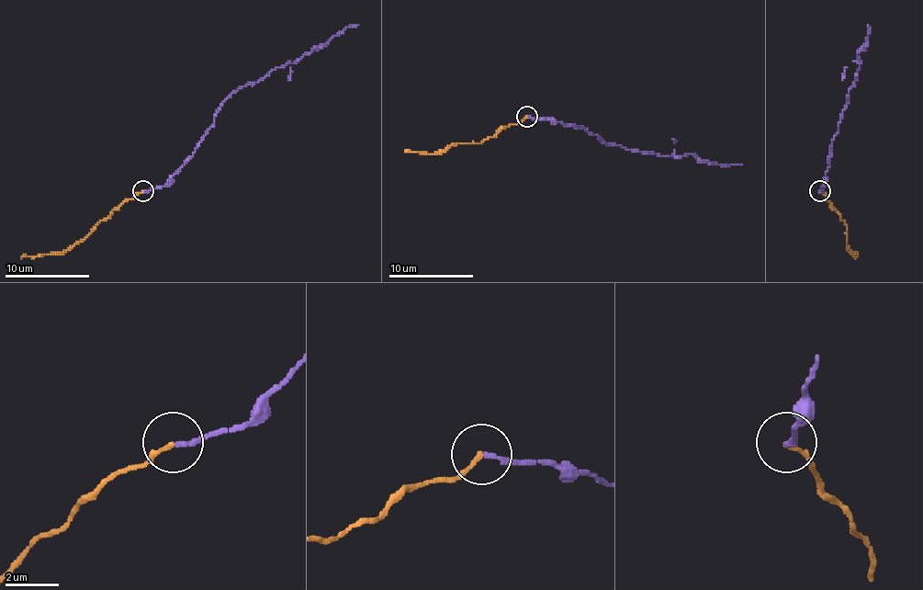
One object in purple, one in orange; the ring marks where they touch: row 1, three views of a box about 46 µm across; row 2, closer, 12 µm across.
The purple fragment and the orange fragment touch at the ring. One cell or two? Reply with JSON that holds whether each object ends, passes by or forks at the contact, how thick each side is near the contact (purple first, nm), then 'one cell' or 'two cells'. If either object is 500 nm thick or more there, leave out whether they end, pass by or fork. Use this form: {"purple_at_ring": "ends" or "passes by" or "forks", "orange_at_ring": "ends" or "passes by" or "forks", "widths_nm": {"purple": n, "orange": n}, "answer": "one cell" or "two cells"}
{"purple_at_ring": "ends", "orange_at_ring": "ends", "widths_nm": {"purple": 190, "orange": 150}, "answer": "one cell"}

